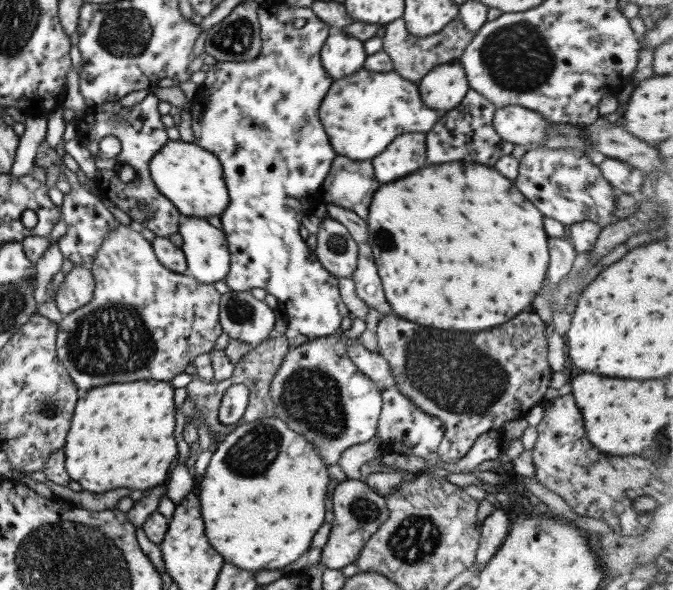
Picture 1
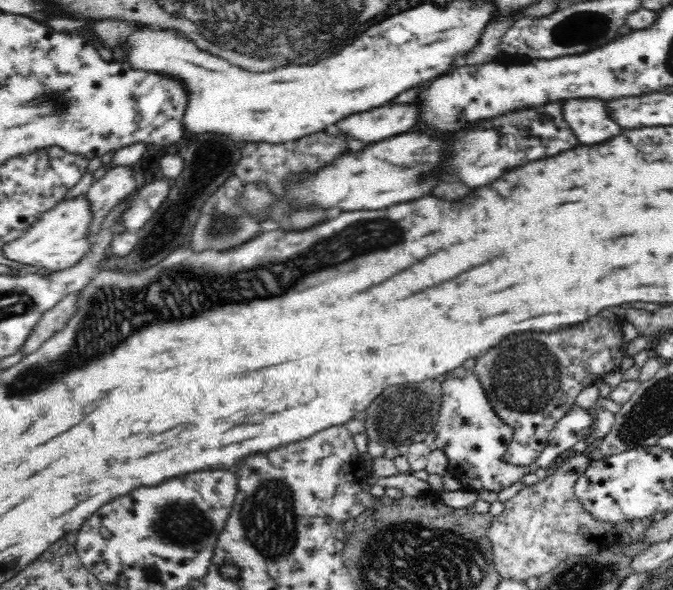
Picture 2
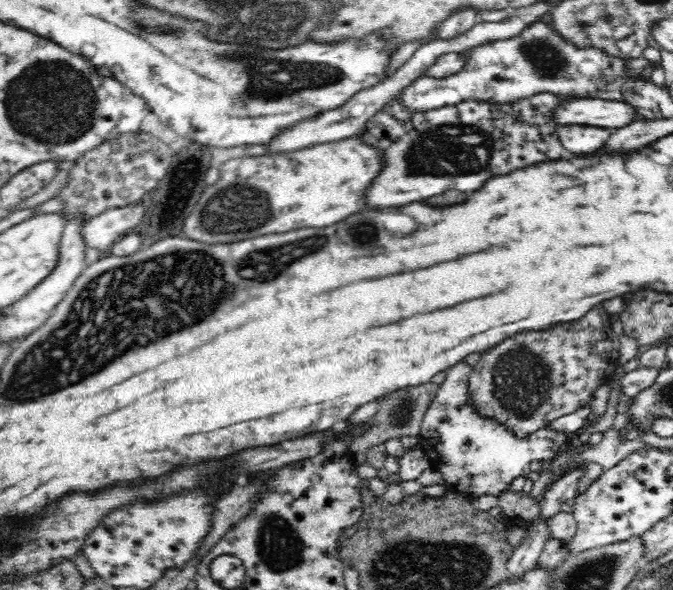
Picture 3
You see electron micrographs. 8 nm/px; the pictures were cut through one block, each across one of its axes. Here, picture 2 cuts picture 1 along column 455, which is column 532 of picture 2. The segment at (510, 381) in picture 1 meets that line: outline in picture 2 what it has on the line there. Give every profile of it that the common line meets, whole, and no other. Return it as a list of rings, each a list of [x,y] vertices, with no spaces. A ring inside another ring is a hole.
[[[600,312],[590,320],[552,331],[550,334],[516,334],[510,340],[502,340],[498,346],[490,348],[490,352],[476,360],[473,373],[481,382],[491,409],[514,431],[505,454],[506,460],[518,466],[532,464],[547,445],[556,422],[562,420],[574,407],[574,400],[580,391],[588,388],[590,384],[602,381],[606,374],[620,370],[622,360],[627,356],[627,341],[623,338],[622,322],[618,316],[608,316],[606,312]]]

